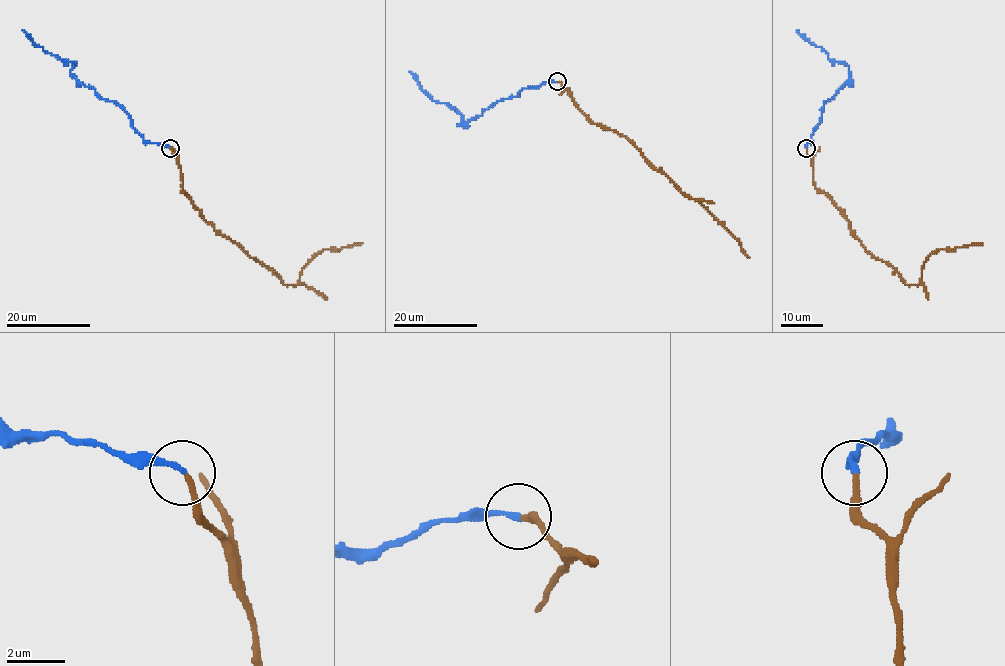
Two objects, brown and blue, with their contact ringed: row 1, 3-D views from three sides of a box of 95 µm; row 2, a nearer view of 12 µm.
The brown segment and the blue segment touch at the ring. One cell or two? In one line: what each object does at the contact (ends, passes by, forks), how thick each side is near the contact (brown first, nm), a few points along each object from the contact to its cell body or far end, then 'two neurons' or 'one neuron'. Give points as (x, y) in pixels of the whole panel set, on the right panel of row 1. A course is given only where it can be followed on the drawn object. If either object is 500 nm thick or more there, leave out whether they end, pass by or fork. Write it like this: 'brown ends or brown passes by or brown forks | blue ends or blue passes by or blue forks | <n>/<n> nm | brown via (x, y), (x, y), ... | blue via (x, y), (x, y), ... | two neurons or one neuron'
brown ends | blue ends | 200/180 nm | brown via (806, 147), (815, 186), (865, 249), (906, 284), (920, 283), (925, 259), (937, 251), (983, 242) | blue via (806, 147), (811, 142), (821, 109), (847, 81), (849, 69), (832, 62), (797, 29) | one neuron

